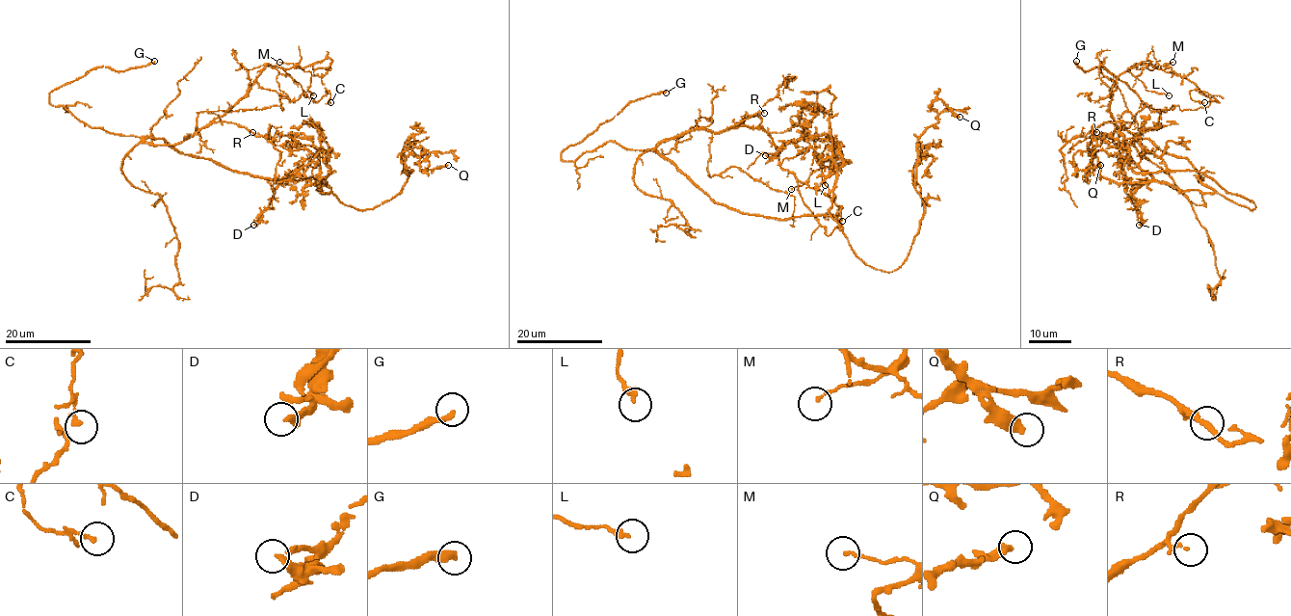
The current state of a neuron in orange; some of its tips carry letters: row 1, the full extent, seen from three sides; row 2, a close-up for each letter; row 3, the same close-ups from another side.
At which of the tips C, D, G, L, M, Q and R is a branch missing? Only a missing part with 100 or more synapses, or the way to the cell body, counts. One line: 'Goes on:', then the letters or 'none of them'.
Goes on: G

